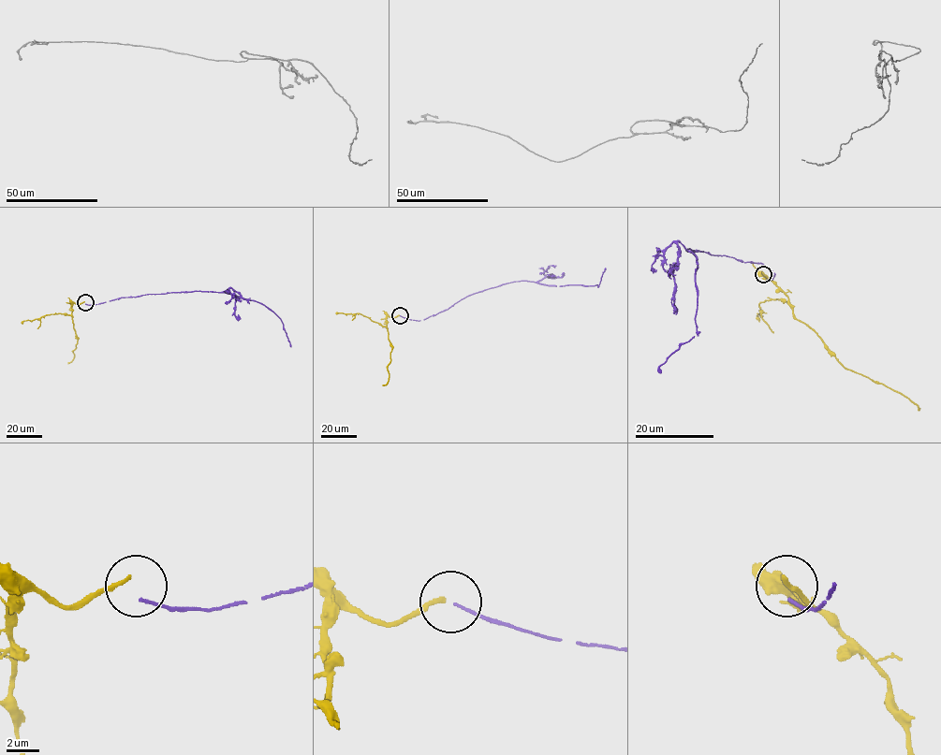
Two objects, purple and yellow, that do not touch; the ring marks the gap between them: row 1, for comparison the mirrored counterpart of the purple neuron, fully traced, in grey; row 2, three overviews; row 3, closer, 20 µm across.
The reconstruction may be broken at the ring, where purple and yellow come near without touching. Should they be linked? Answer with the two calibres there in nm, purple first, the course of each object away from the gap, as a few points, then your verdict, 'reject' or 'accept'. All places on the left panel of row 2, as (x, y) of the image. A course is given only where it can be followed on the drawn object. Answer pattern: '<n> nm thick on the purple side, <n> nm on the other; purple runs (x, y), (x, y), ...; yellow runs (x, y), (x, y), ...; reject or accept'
180 nm thick on the purple side, 240 nm on the other; purple runs (85, 303), (94, 305), (149, 294), (225, 292), (261, 302), (272, 310), (283, 324), (291, 346); yellow runs (84, 301), (71, 305), (78, 342), (72, 351), (74, 358), (67, 363); reject

